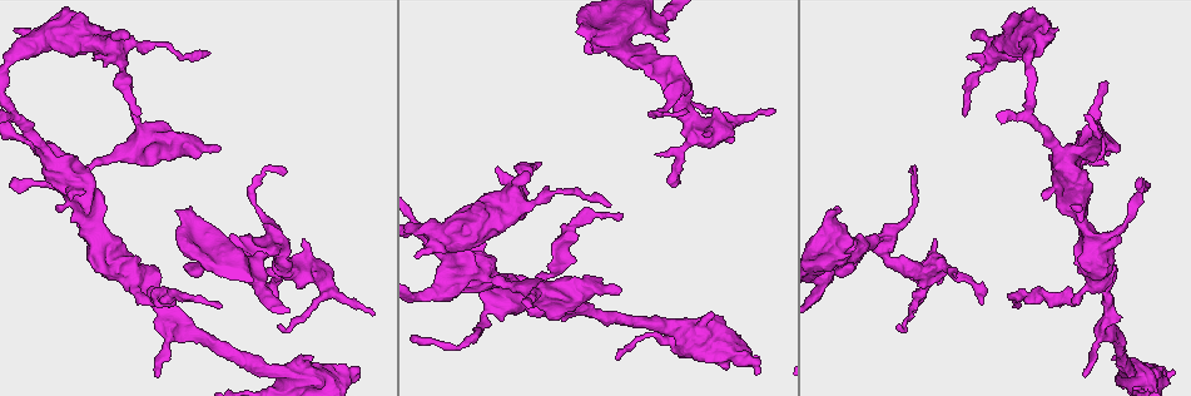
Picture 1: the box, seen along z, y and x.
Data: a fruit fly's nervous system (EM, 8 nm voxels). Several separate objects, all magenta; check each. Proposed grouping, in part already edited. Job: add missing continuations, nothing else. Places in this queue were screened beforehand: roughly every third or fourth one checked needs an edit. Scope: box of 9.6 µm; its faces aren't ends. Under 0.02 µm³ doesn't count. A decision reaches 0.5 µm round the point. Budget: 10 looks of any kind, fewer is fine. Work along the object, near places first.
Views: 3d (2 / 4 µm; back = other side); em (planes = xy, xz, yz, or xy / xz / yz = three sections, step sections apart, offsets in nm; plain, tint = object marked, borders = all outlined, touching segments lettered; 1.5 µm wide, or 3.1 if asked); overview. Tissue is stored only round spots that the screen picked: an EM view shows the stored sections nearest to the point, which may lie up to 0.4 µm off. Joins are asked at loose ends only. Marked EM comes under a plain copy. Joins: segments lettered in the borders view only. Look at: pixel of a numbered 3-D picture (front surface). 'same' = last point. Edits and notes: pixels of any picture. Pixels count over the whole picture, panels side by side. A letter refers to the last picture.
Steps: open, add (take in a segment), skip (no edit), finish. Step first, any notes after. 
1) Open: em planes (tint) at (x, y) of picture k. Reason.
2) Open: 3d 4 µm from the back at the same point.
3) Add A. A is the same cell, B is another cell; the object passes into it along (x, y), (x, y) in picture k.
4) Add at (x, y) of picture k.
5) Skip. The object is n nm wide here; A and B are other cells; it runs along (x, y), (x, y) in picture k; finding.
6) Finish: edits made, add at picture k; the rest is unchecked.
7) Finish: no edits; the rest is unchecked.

Open: em xz step 8 (borders) at (956, 277) of picture 1. An open end.

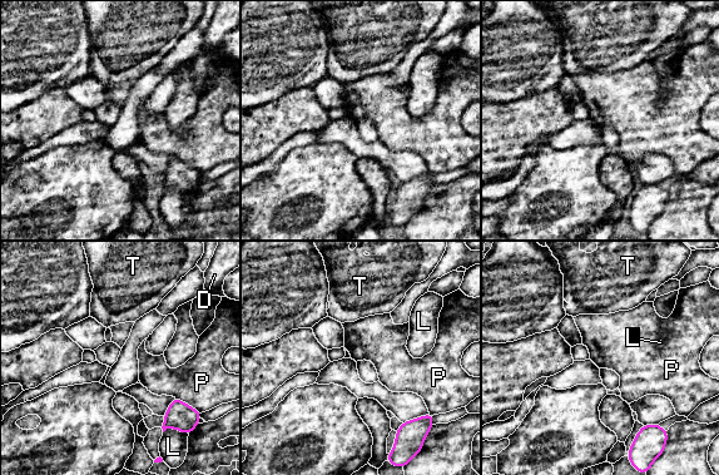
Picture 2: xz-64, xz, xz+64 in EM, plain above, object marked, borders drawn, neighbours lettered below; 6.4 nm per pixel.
Skip. D, L, P and T are other cells; a border runs along (177, 429), (167, 429), (163, 433) in picture 2; none of them fits.

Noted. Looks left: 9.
Open: 3d 2 µm at (900, 325) of picture 1. Branch stops here.

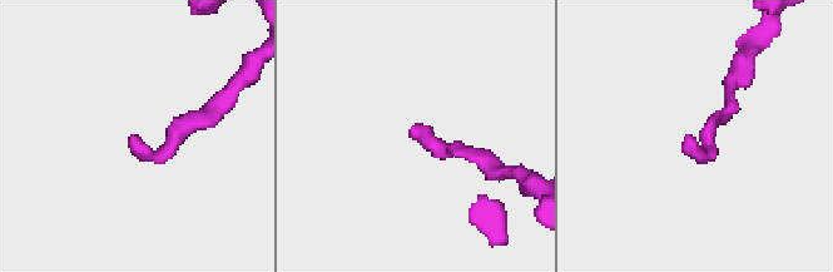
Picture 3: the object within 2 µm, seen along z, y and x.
Open: em planes (borders) at (132, 136) of picture 3.

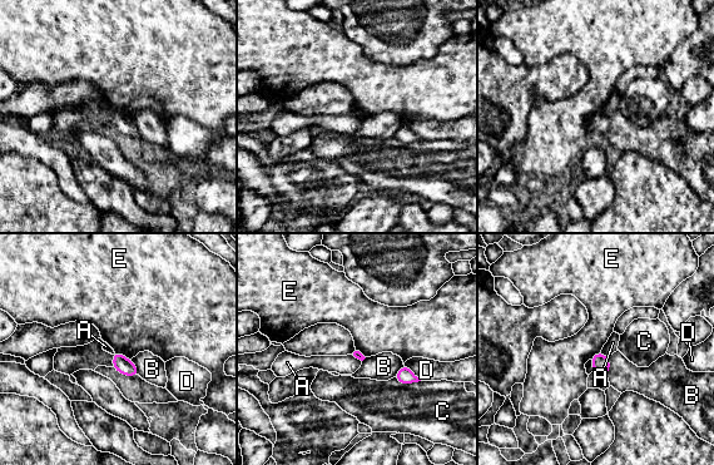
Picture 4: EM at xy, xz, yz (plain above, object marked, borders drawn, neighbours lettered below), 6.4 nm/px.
Skip. A, B, C, D and E are other cells; a border runs along (114, 351), (118, 351), (129, 360) in picture 4; no lettered segment goes on from it.

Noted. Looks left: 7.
Open: em planes (borders) at (667, 37) of picture 1. Branch stops here.

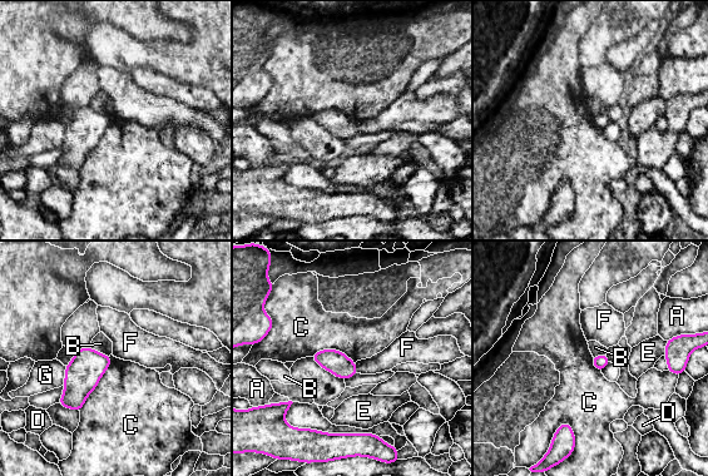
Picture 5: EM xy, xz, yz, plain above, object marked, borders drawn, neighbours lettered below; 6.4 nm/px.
Skip. A, B, C, D, E, F and G are other cells; a border runs along (110, 356), (110, 363), (79, 411) in picture 5; no lettered segment goes on from it.

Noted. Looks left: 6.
Open: 3d 2 µm at (963, 112) of picture 1. Tapers out.

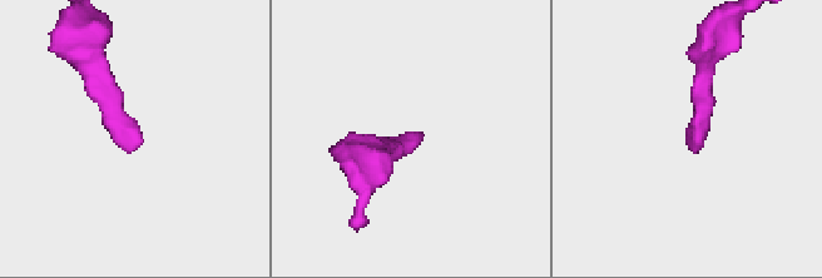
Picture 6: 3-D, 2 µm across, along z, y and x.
Open: em yz step 8 (borders) at (696, 146) of picture 6.

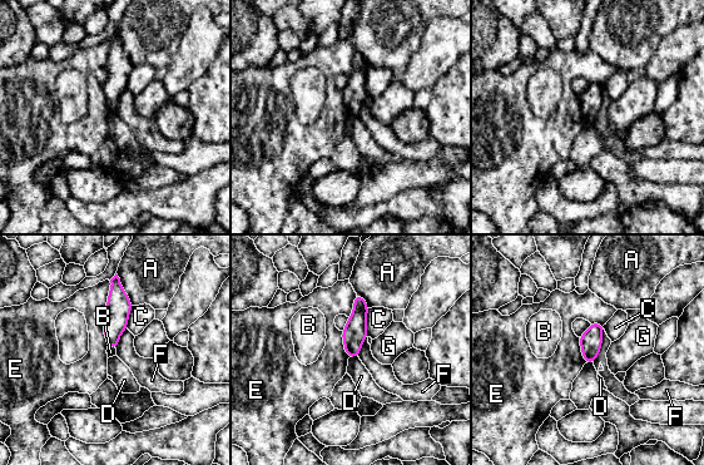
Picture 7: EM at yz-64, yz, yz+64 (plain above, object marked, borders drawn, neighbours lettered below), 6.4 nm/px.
Skip. A, B, C, D, E, F and G are other cells; a border runs along (110, 281), (105, 307) in picture 7; none of them fits.

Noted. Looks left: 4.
Finish: no edits; the rest is unchecked.

